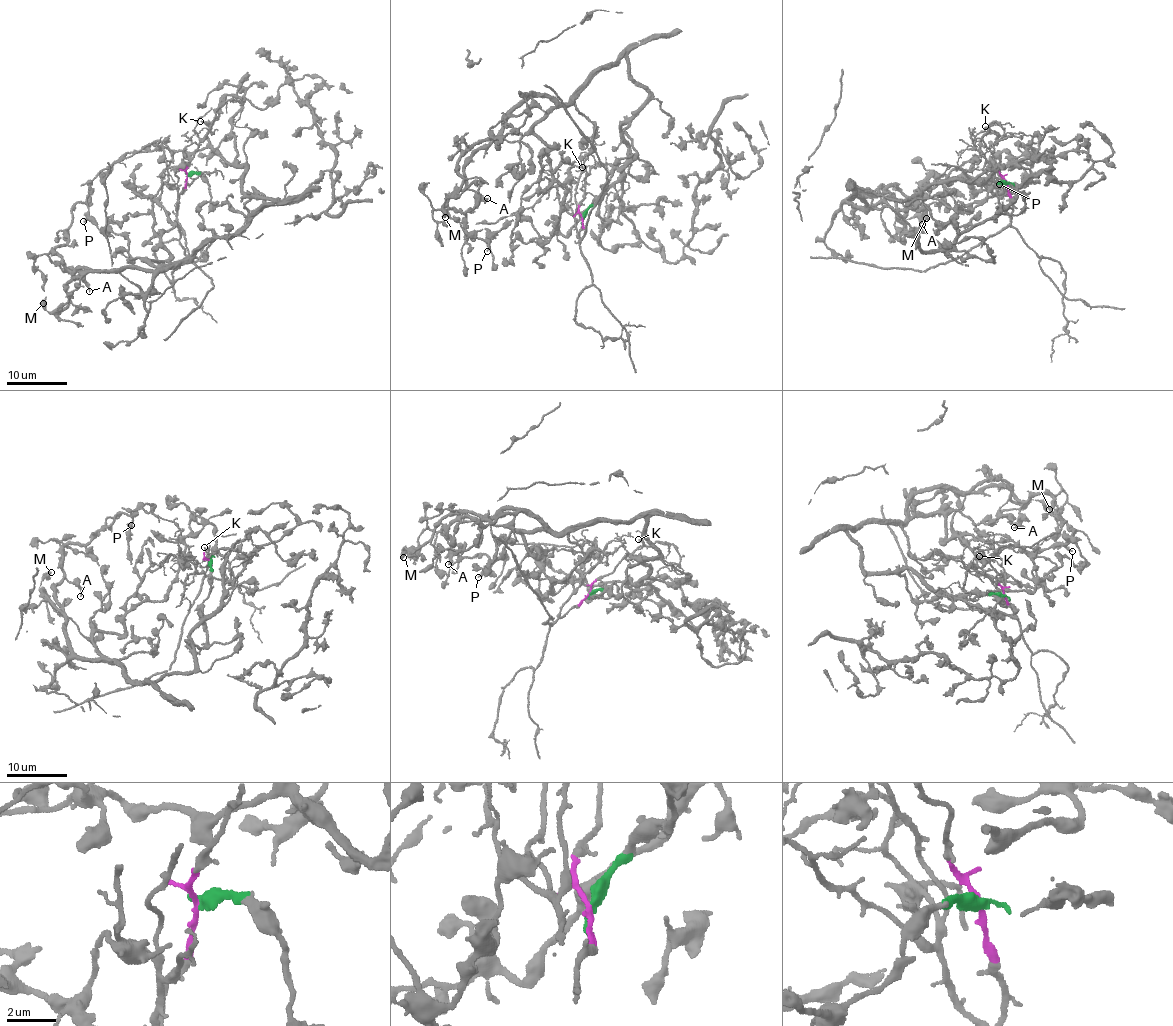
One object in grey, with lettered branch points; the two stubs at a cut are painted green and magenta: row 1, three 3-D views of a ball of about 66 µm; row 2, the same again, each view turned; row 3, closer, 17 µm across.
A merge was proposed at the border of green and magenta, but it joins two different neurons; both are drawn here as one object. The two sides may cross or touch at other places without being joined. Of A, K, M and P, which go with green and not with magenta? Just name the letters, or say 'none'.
A, M, P

